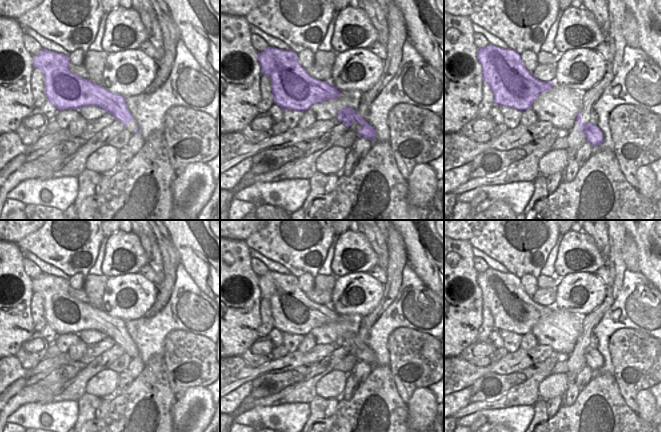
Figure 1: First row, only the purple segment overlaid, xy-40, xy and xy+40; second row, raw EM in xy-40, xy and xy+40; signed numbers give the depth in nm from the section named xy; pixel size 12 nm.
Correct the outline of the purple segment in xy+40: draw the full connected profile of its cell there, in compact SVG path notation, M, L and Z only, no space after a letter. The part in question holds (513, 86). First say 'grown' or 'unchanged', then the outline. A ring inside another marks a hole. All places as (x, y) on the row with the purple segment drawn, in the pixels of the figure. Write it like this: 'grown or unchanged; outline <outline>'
unchanged; outline M492 44L478 49L477 59L482 66L482 78L494 96L497 106L525 111L531 108L542 92L553 87L554 81L540 81L530 73L521 55L514 50Z

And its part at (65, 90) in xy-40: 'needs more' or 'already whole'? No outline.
already whole

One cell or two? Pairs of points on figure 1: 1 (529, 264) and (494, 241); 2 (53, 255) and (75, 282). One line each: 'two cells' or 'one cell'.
1: one cell
2: two cells

